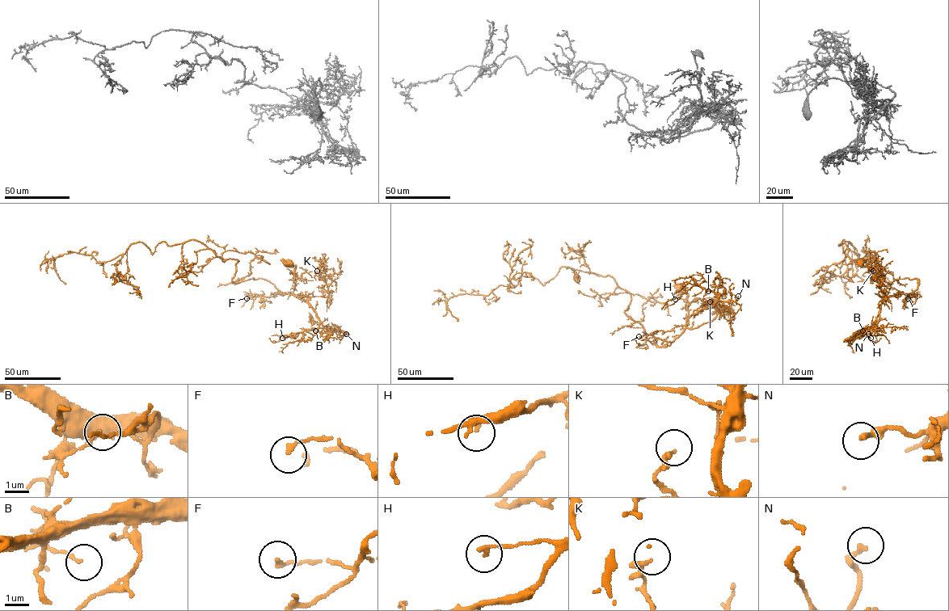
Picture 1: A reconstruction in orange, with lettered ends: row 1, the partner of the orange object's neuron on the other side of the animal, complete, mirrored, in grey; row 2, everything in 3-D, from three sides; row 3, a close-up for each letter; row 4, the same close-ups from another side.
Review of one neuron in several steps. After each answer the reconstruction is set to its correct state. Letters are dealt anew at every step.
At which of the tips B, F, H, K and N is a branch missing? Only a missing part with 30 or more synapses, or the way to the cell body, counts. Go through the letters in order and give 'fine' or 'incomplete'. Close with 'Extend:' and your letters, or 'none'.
B: fine
F: fine
H: fine
K: fine
N: fine
Extend: none

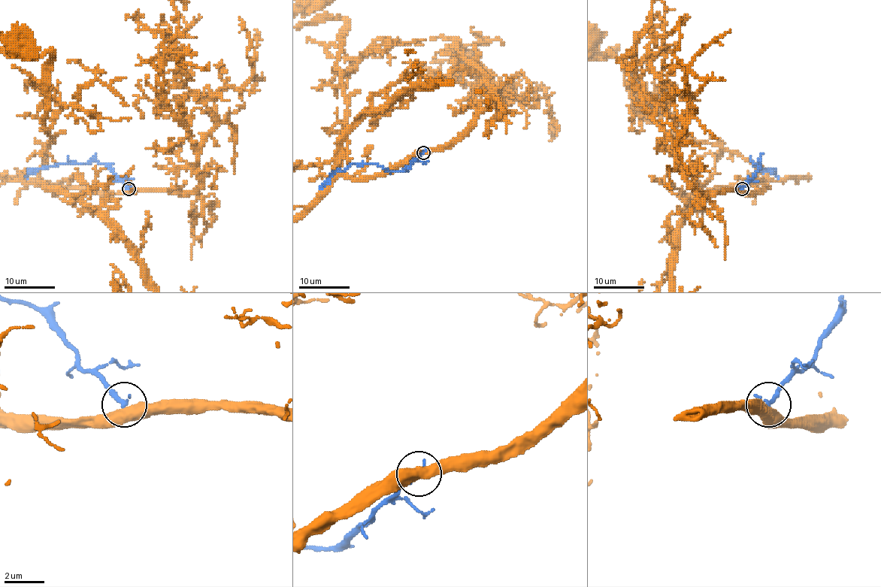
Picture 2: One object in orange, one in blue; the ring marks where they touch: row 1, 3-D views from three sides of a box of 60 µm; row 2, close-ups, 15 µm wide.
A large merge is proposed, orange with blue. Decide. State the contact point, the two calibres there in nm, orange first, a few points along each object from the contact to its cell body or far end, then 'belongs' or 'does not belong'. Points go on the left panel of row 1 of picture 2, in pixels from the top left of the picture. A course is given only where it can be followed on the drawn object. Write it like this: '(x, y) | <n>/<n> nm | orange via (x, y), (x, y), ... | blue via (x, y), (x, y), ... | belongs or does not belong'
(128, 189) | 500/240 nm | orange via (128, 189), (100, 193), (57, 187), (39, 175), (52, 143), (43, 122), (50, 53), (15, 57), (20, 44) | blue via (128, 189), (105, 164), (93, 160), (33, 169), (25, 177), (28, 179) | does not belong

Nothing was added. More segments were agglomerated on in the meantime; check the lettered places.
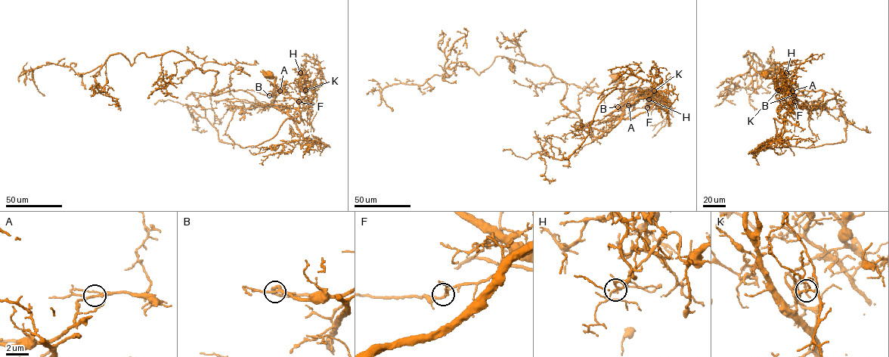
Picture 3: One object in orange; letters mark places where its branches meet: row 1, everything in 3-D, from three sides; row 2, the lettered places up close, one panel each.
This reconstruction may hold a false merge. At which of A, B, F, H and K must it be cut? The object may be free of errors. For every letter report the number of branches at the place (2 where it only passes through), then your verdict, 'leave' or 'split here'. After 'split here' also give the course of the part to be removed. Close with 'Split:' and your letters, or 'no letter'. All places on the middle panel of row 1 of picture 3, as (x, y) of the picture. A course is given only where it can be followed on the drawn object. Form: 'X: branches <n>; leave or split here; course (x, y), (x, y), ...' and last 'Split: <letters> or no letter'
A: branches 3; leave
B: branches 3; leave
F: branches 3; leave
H: branches 3; leave
K: branches 3; split here; course (654, 91), (659, 92), (610, 92), (568, 159), (537, 152), (525, 159), (503, 150)
Split: K

